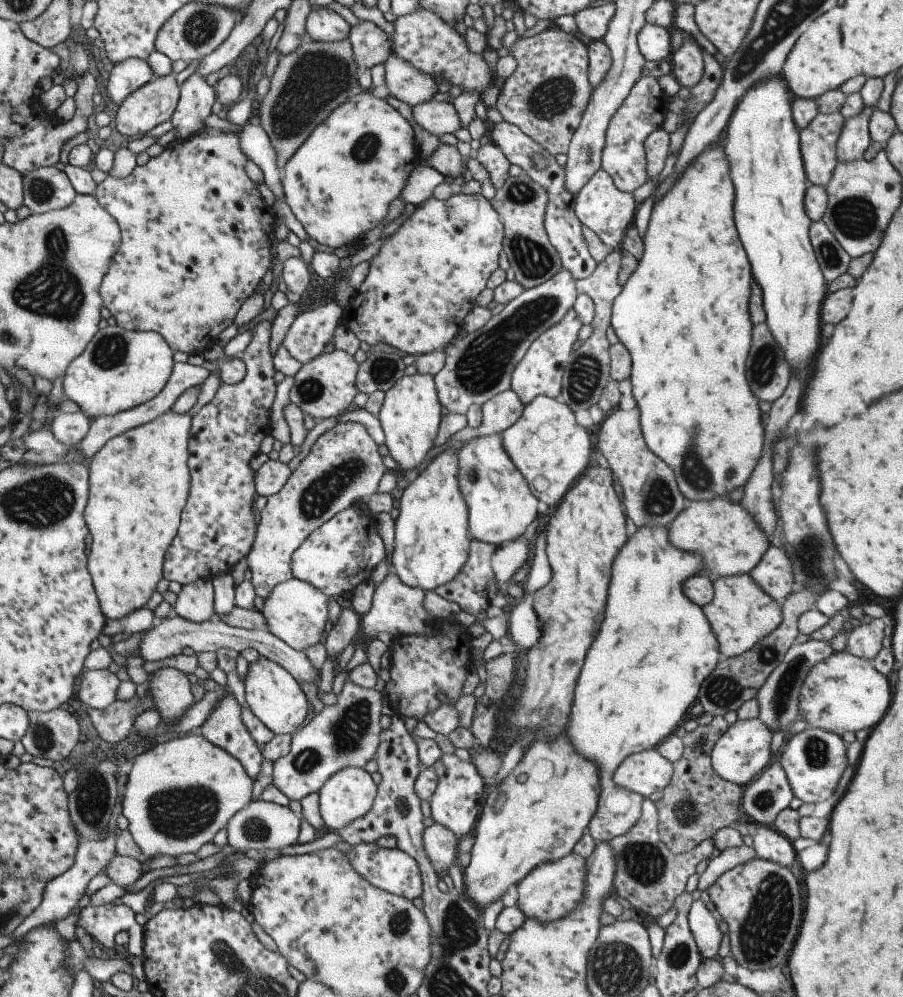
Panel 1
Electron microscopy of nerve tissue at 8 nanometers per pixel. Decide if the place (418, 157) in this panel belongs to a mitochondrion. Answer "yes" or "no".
no

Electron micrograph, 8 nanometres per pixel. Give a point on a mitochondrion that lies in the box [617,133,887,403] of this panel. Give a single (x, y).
(856, 217)

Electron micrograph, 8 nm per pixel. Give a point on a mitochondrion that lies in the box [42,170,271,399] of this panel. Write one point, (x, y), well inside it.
(109, 352)

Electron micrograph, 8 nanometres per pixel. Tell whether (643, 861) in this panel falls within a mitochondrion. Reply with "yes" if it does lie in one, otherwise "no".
yes

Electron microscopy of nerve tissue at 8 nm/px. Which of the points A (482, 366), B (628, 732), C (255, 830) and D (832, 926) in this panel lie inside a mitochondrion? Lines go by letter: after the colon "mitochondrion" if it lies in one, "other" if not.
A: mitochondrion
B: other
C: mitochondrion
D: other

